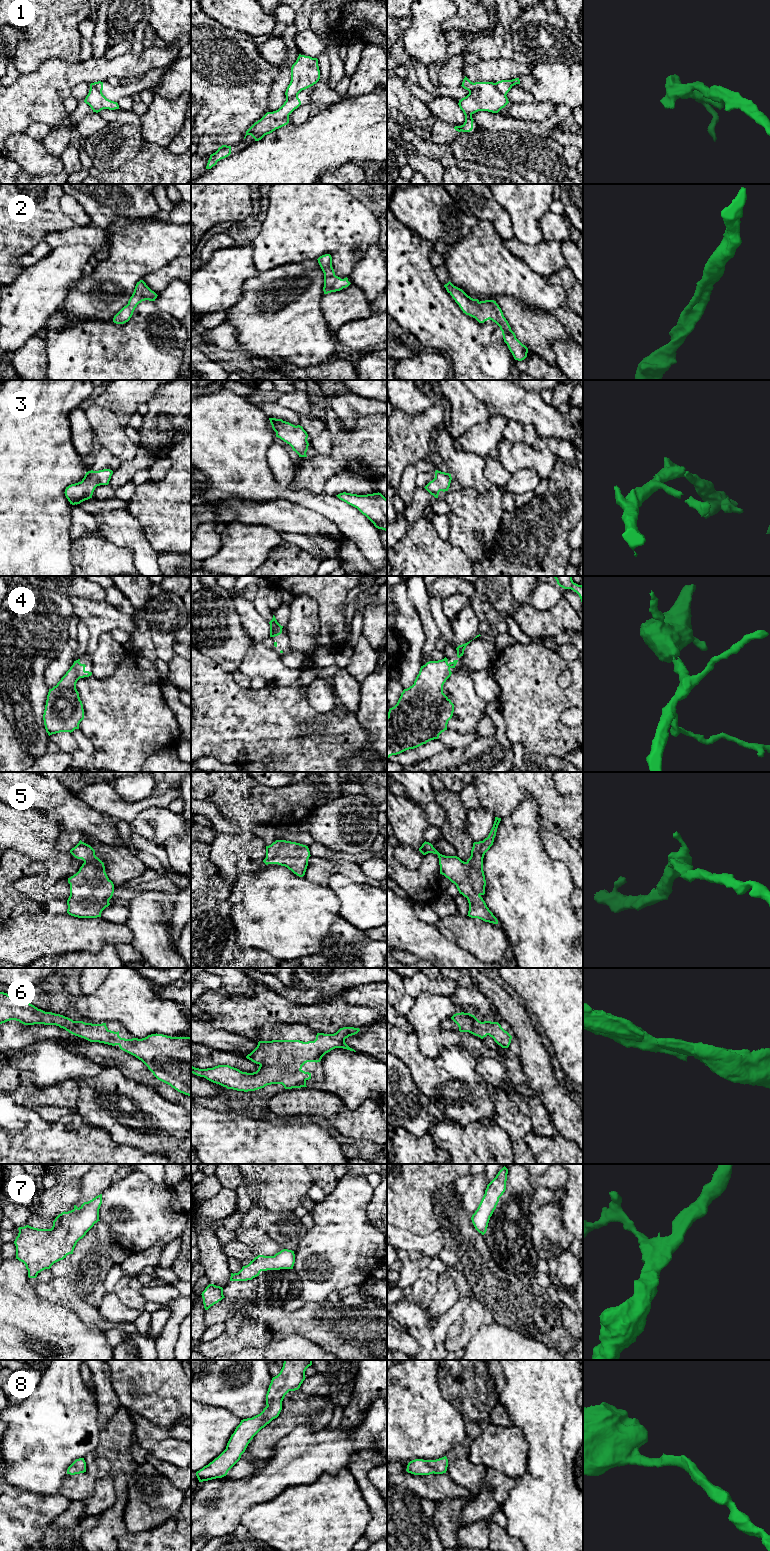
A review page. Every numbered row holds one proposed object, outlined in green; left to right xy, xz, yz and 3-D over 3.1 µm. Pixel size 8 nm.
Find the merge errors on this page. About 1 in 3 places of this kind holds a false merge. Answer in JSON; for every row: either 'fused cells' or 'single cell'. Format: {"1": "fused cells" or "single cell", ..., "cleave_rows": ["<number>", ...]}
{"1": "fused cells", "2": "single cell", "3": "single cell", "4": "single cell", "5": "single cell", "6": "single cell", "7": "single cell", "8": "single cell", "cleave_rows": ["1"]}

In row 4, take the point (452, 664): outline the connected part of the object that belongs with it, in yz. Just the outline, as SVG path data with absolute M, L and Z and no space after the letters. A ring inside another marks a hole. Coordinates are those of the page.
M445 657L438 661L429 661L421 666L414 684L404 689L397 704L389 709L387 716L387 758L392 755L400 754L406 750L417 748L427 742L438 739L439 735L447 730L448 721L452 718L454 704L443 693L443 685L451 676L451 668L455 668L458 660L448 663Z

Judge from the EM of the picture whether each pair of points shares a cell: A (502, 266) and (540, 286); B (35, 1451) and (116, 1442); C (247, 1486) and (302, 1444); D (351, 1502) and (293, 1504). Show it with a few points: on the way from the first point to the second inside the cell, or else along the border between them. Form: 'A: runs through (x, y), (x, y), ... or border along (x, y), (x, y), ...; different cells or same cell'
A: runs through (511, 275), (525, 285), (531, 286); same cell
B: border along (100, 1430), (99, 1444), (83, 1457); different cells
C: runs through (261, 1485), (288, 1458); same cell
D: runs through (337, 1505), (307, 1505); same cell

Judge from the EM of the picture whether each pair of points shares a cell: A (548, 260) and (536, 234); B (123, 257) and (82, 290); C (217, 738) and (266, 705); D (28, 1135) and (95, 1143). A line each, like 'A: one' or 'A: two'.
A: two
B: one
C: one
D: one

